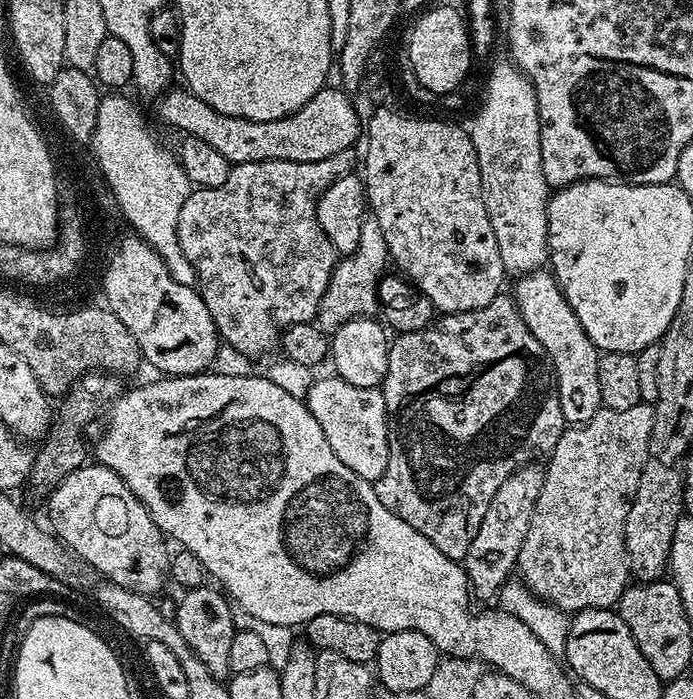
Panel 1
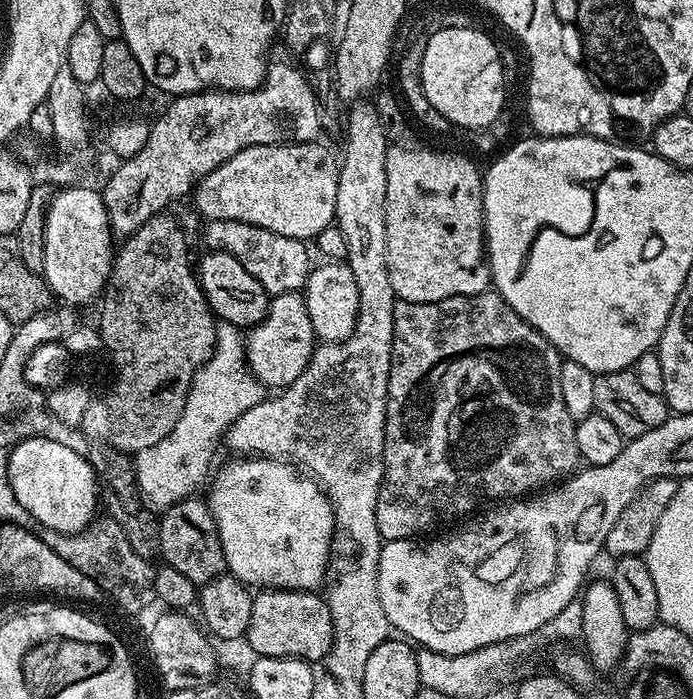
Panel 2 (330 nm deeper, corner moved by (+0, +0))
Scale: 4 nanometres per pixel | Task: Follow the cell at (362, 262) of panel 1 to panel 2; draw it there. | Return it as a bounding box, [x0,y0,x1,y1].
[244,292,313,390]

